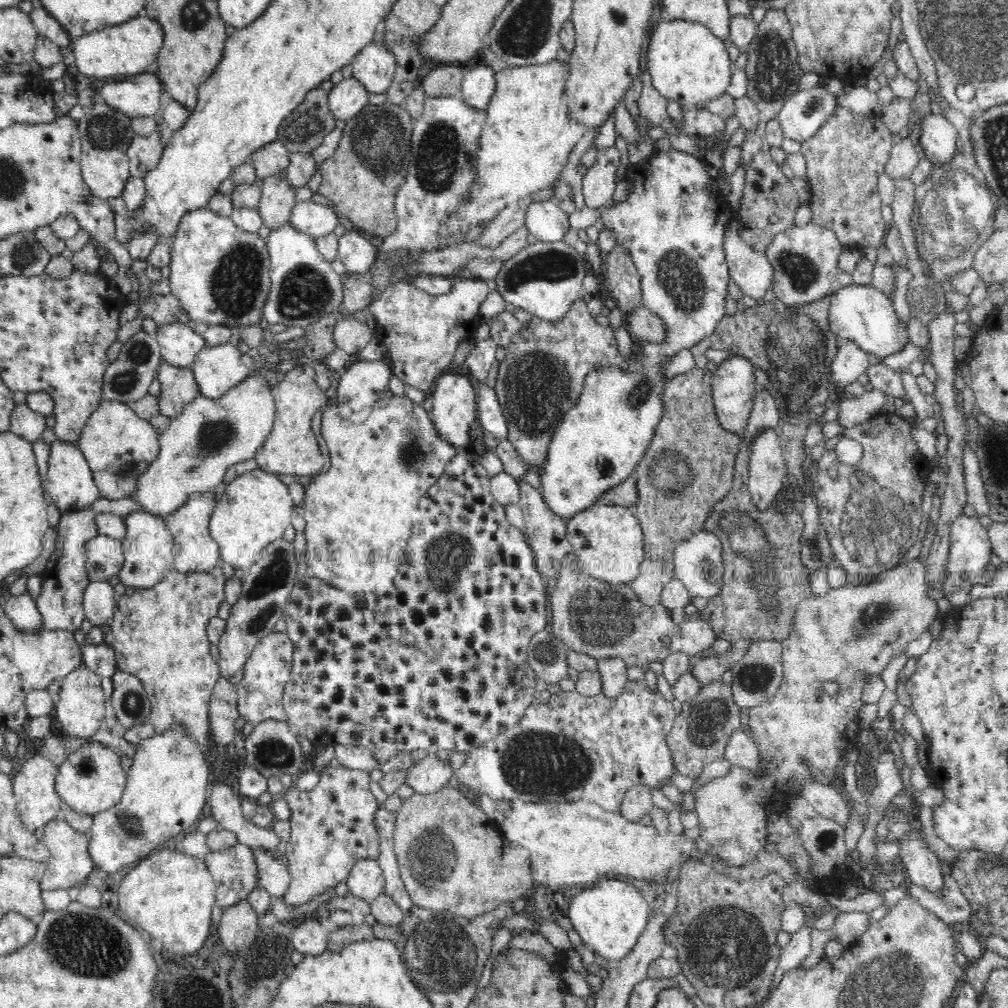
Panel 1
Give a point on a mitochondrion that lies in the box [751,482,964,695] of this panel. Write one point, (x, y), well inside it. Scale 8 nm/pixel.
(865, 622)

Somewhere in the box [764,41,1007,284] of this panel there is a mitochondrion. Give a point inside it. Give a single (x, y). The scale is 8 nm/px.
(949, 215)

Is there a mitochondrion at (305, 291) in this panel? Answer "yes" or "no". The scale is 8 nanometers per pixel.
yes

